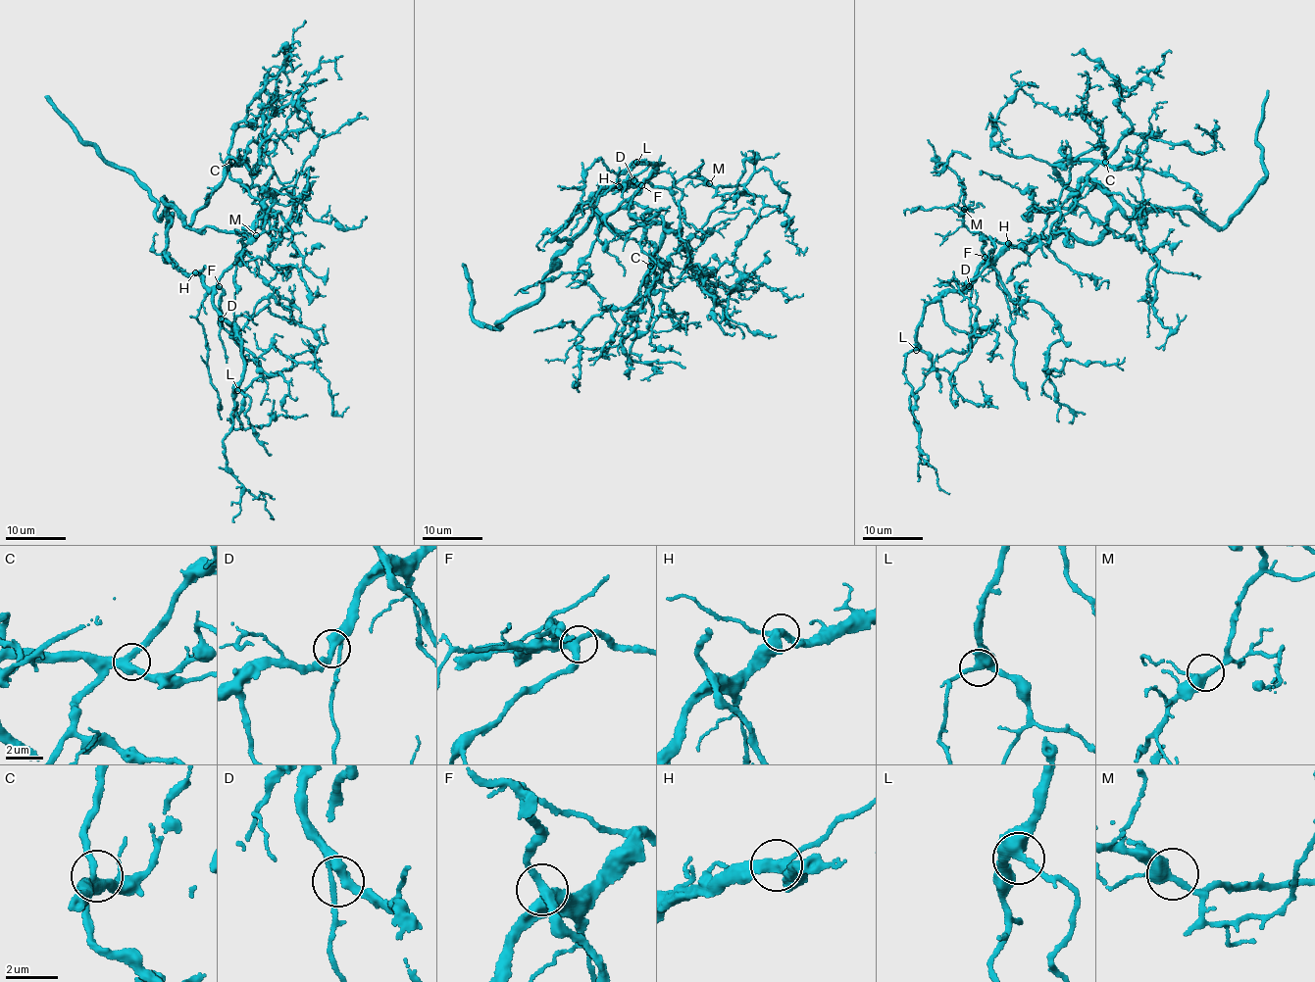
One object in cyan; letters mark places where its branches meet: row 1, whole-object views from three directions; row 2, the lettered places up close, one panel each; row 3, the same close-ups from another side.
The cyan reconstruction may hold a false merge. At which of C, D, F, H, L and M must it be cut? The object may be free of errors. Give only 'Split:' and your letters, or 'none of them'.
Split: none of them

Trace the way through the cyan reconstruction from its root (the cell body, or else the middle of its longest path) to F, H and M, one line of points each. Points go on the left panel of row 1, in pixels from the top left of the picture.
F: (168, 228), (165, 259), (167, 262), (166, 257), (172, 259), (184, 272), (200, 274), (207, 287), (219, 286)
H: (168, 228), (165, 259), (167, 262), (166, 257), (172, 259), (184, 272), (191, 274), (194, 272)
M: (168, 228), (165, 259), (172, 259), (184, 272), (200, 274), (204, 285), (215, 288), (243, 245), (256, 235)

